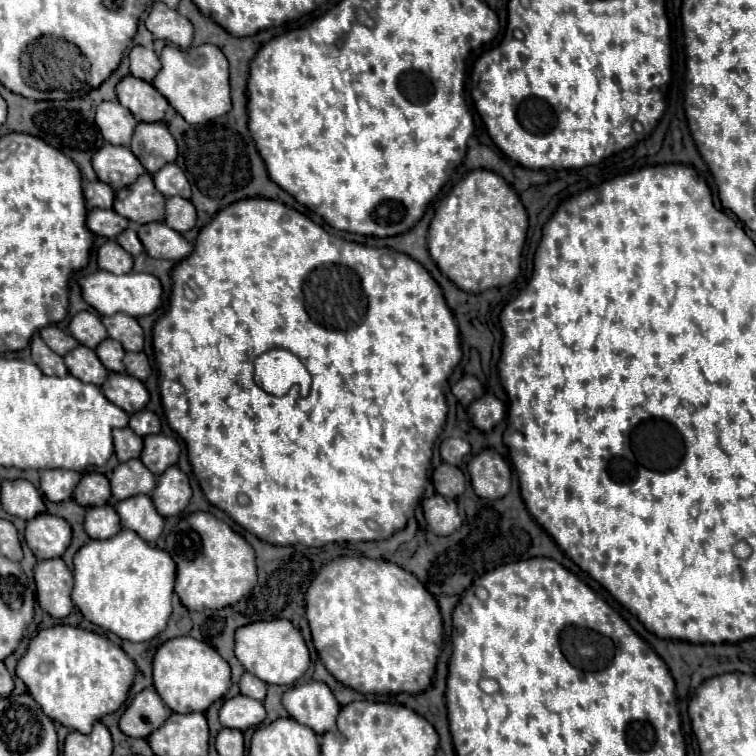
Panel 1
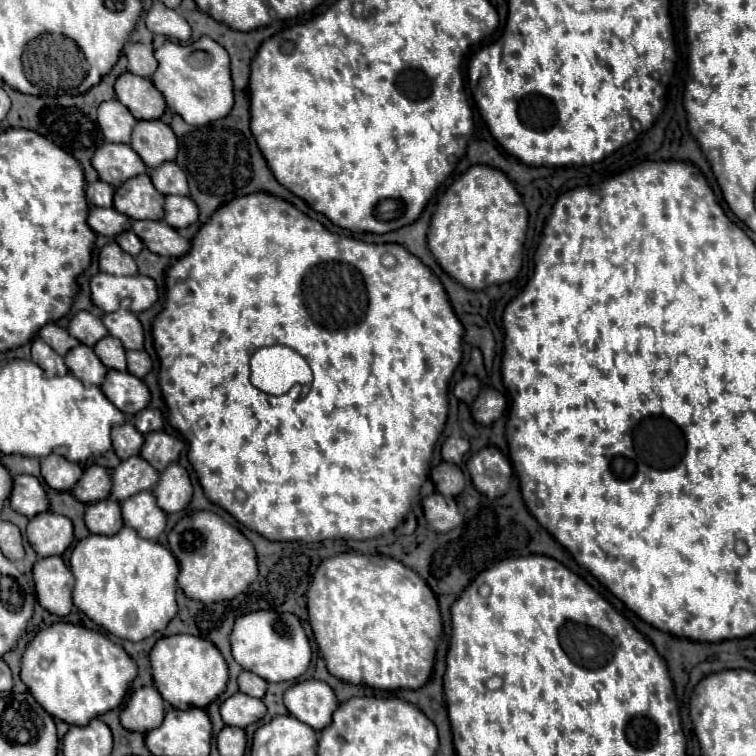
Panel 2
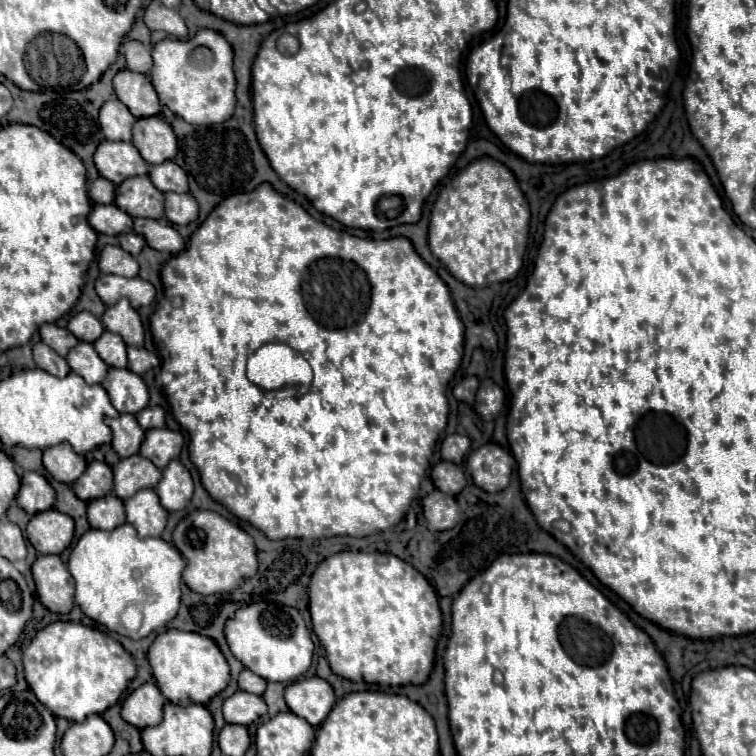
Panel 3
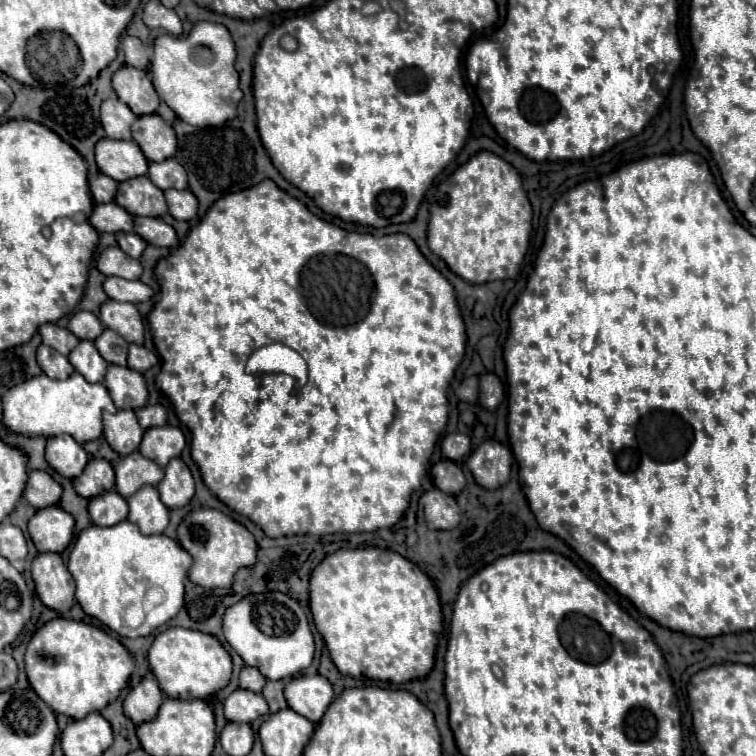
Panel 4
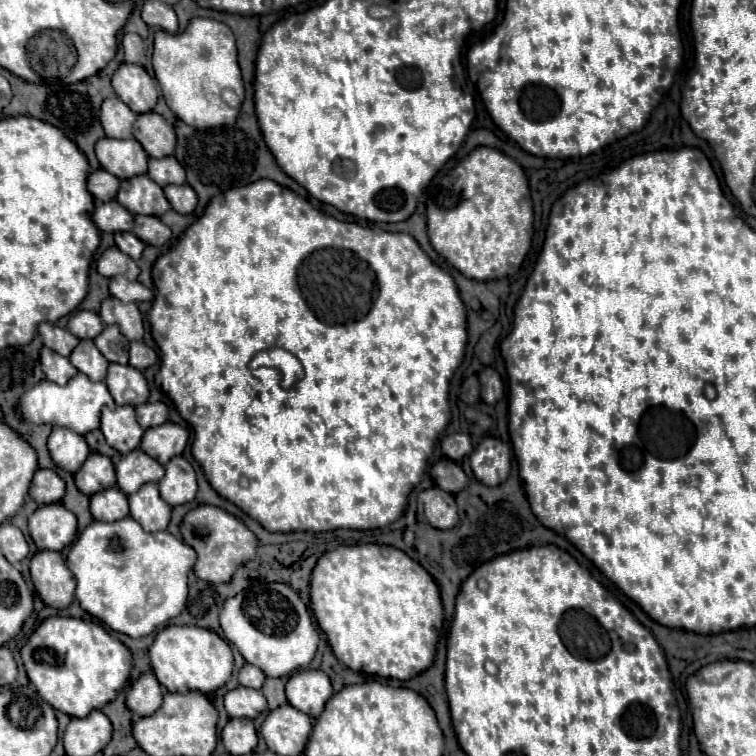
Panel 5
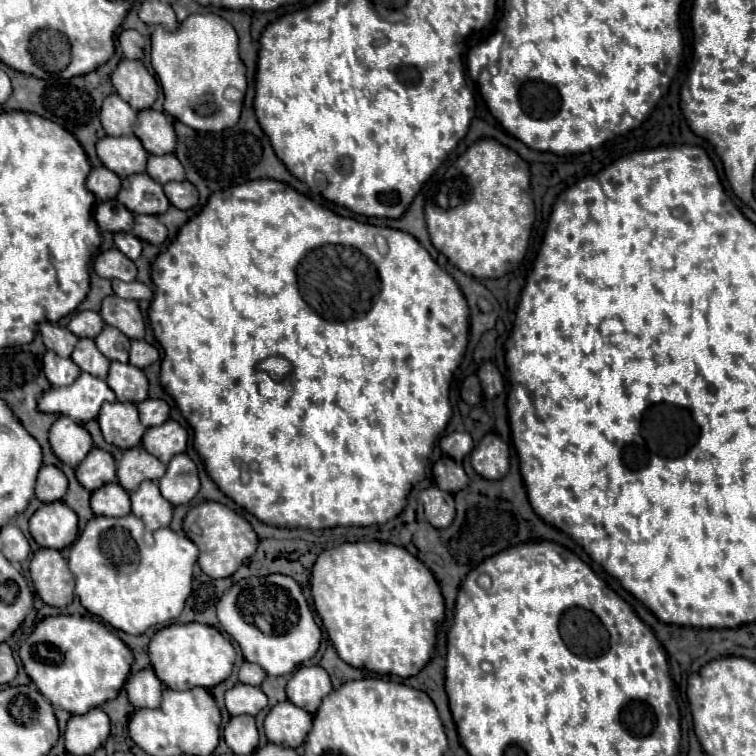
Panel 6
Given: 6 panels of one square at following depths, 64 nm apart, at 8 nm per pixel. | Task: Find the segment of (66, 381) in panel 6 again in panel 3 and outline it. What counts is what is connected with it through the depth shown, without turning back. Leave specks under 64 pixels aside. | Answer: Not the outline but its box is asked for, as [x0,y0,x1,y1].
[34,342,70,378]

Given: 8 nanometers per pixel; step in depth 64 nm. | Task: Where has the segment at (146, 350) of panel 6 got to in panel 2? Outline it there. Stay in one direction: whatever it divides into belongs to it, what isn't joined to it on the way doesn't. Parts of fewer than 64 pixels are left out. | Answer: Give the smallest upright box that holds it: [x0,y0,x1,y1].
[126,350,152,378]

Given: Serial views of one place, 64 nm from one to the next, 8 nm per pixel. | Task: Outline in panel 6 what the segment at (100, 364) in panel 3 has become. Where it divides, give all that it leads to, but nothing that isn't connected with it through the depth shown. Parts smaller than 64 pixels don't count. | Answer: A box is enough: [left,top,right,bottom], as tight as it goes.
[72,338,110,378]

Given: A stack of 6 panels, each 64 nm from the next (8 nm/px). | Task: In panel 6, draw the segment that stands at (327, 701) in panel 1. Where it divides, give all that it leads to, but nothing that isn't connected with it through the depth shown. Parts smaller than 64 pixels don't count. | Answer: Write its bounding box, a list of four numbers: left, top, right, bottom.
[286,666,332,714]

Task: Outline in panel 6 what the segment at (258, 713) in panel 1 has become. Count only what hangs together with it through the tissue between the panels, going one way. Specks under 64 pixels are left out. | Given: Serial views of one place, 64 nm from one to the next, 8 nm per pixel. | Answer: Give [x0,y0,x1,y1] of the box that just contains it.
[226,684,268,716]

